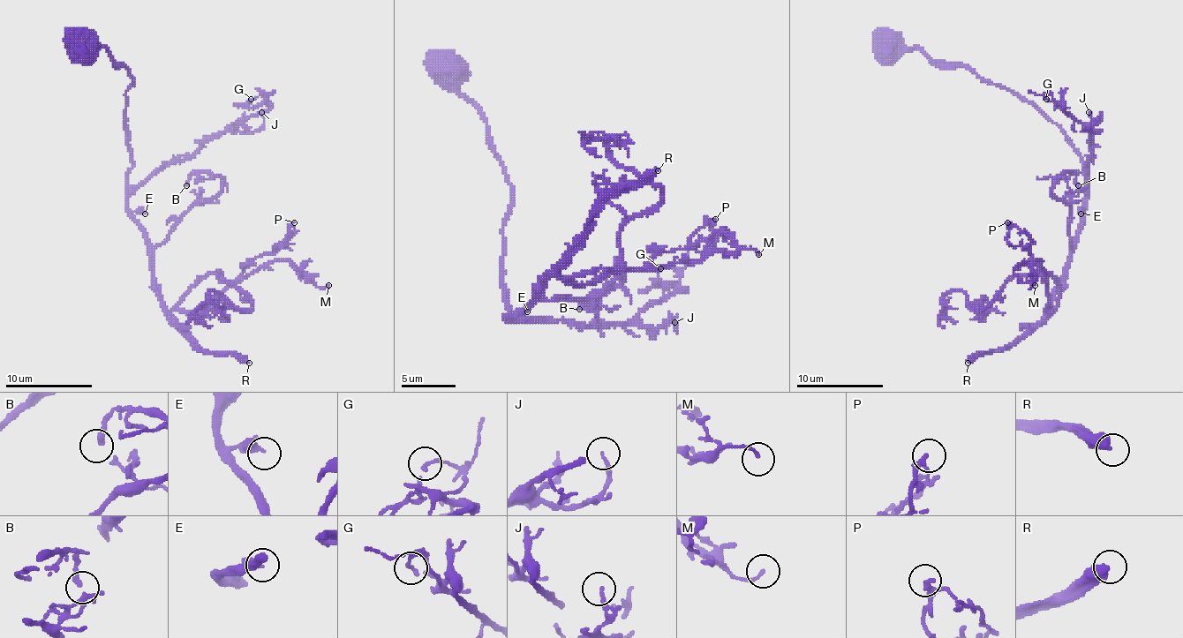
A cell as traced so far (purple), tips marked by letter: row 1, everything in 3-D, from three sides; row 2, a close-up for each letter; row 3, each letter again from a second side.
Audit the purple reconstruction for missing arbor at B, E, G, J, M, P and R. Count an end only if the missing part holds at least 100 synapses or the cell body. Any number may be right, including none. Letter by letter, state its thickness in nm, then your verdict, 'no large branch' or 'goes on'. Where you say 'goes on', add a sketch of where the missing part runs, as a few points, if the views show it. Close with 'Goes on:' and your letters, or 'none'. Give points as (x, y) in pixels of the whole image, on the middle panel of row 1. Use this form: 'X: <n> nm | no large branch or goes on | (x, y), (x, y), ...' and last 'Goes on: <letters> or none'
B: 180 nm | no large branch
E: 400 nm | no large branch
G: 170 nm | no large branch
J: 180 nm | no large branch
M: 130 nm | no large branch
P: 200 nm | no large branch
R: 500 nm | goes on
Goes on: R

